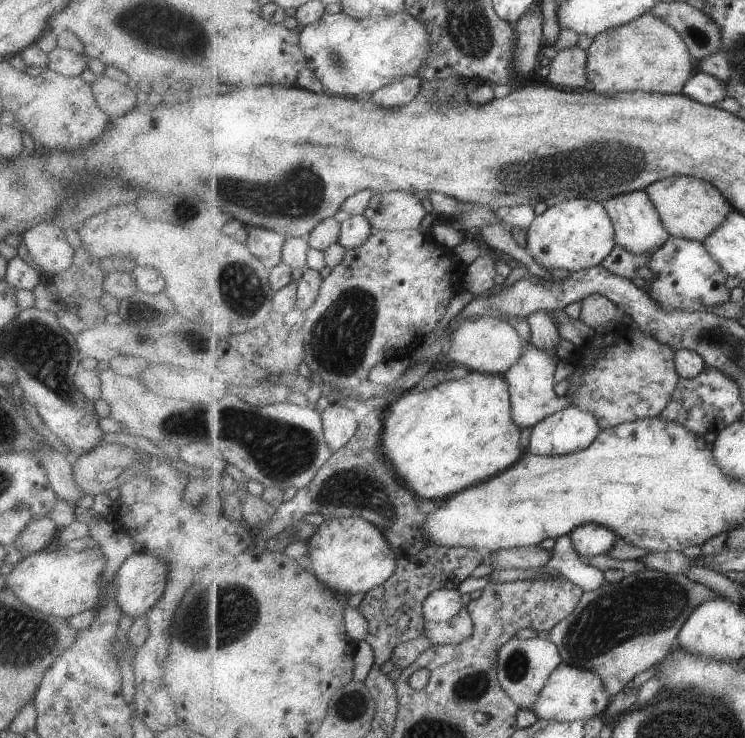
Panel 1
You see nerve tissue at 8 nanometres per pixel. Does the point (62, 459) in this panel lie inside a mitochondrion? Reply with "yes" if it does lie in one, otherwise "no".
no

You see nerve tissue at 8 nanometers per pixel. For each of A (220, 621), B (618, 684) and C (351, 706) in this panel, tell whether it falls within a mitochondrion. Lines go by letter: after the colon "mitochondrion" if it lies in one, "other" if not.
A: mitochondrion
B: other
C: mitochondrion

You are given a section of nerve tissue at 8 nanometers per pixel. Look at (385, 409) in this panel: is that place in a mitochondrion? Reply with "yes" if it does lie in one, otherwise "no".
no

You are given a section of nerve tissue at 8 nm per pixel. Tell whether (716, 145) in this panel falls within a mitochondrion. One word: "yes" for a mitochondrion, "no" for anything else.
no

